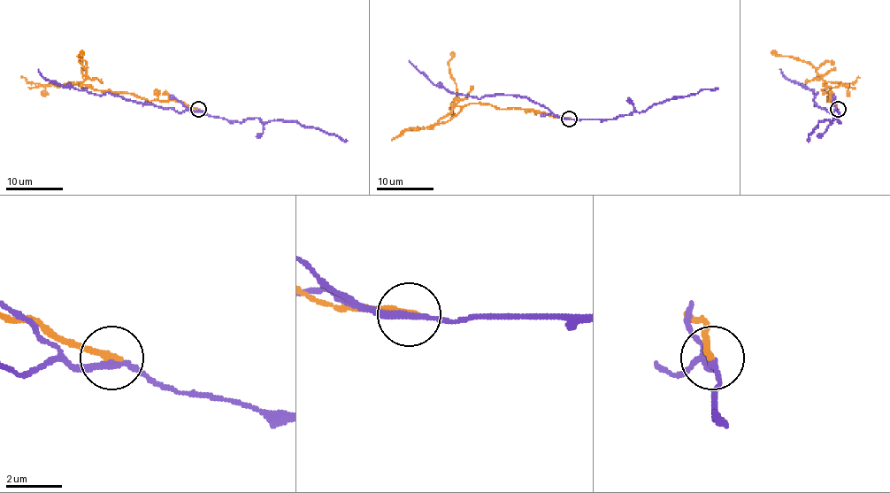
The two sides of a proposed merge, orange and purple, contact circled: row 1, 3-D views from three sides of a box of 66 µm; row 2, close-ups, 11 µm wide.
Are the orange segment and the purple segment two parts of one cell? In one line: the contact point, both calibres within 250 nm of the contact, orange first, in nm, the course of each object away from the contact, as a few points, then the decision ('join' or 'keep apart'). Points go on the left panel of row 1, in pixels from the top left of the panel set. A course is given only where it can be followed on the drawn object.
place (198, 109); calibres 220 and 240 nm; course orange (198, 109), (174, 100), (149, 102), (130, 93), (75, 85), (29, 83), (21, 76); course purple (198, 109), (181, 111), (126, 100), (108, 92), (101, 95), (63, 88), (47, 80), (38, 69); keep apart

